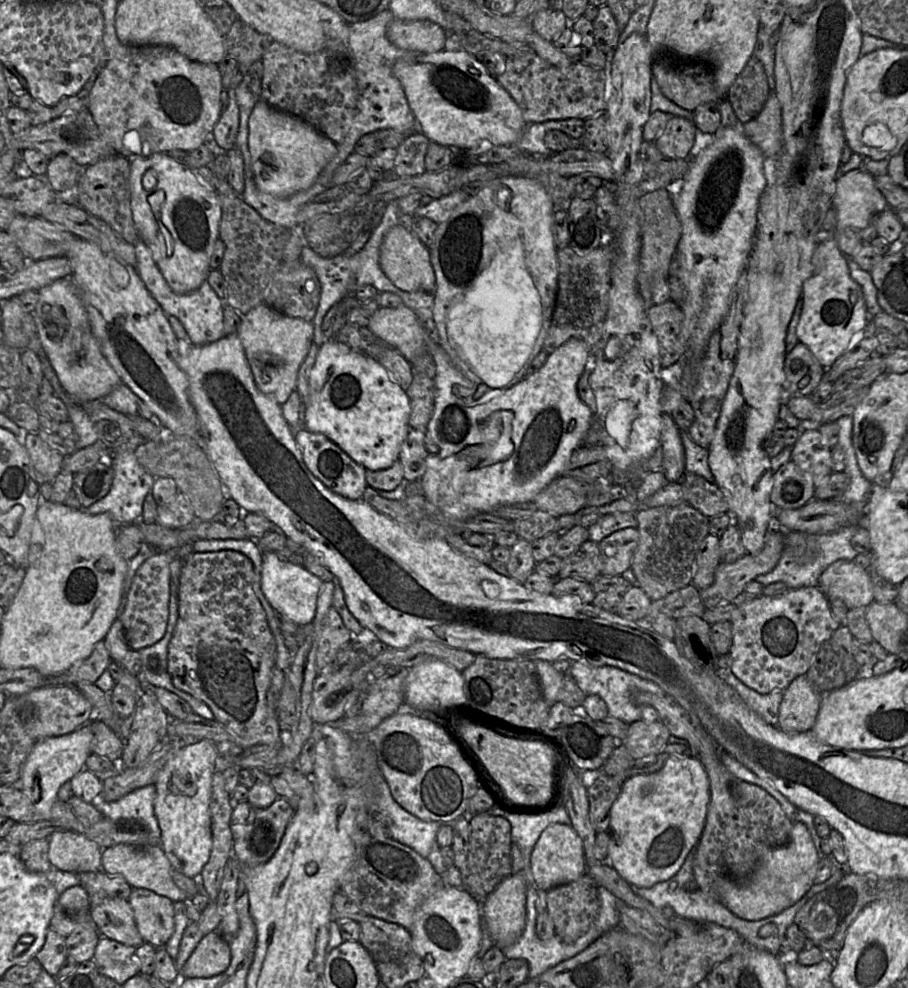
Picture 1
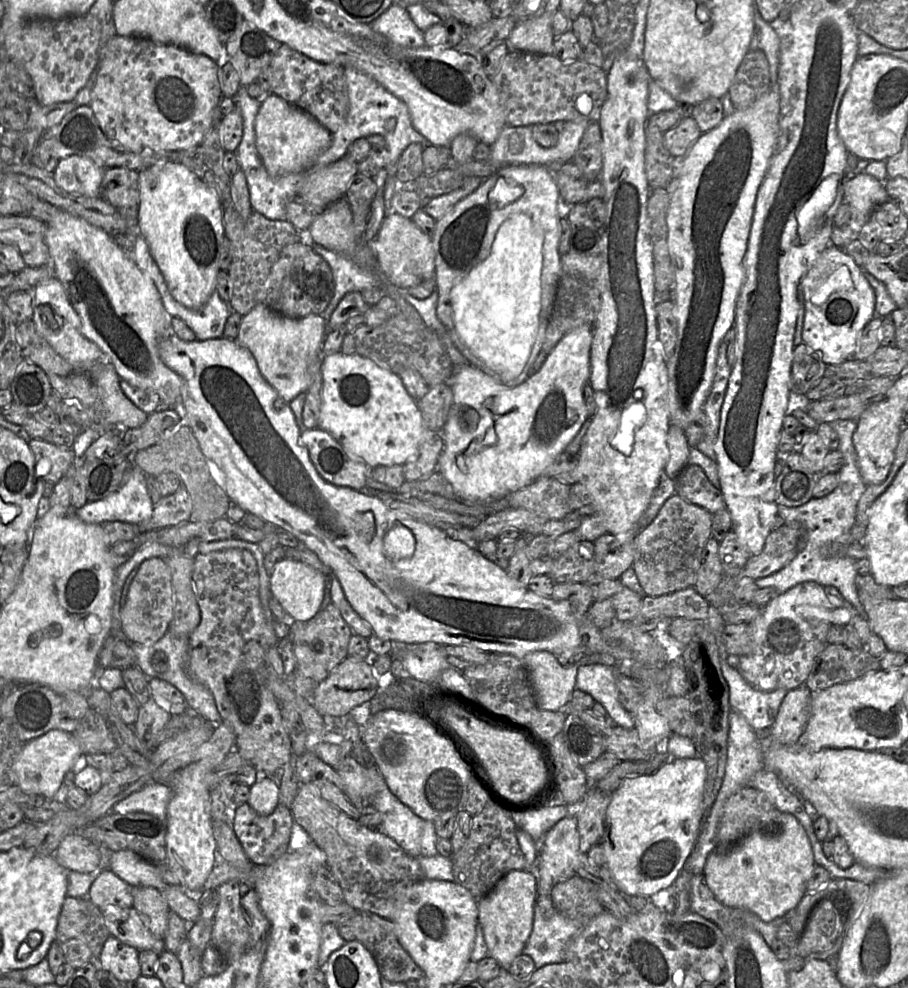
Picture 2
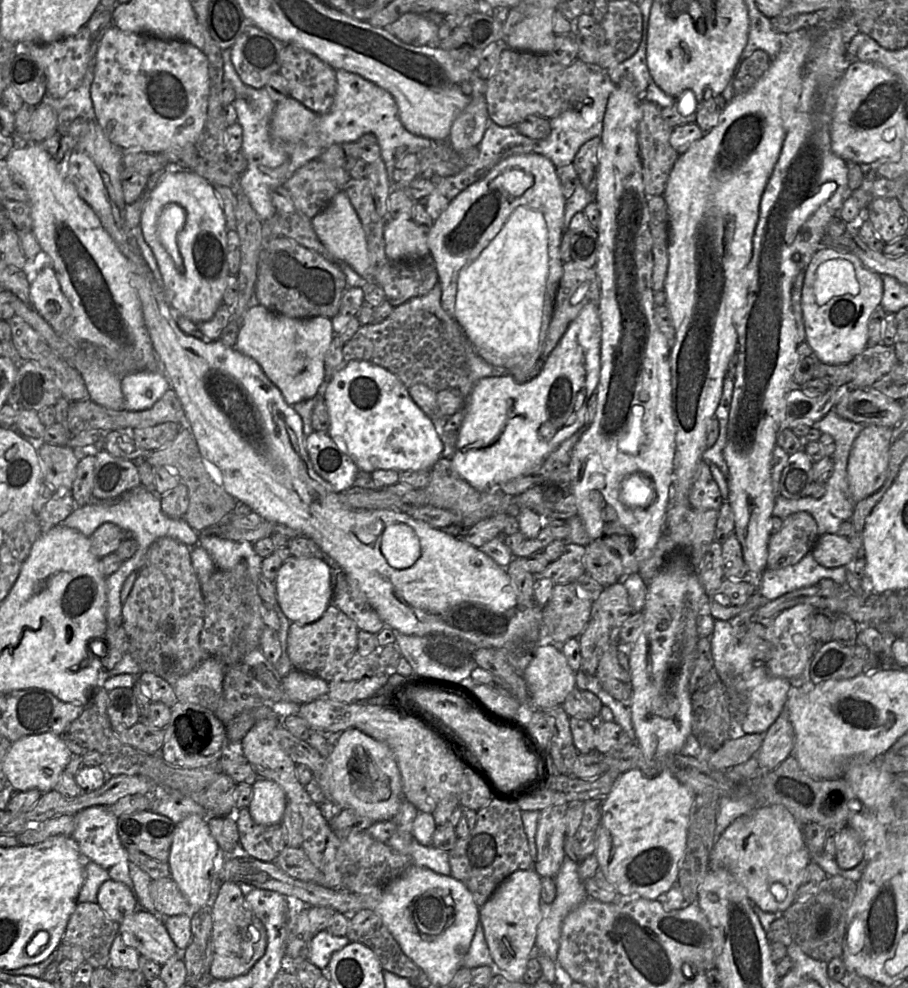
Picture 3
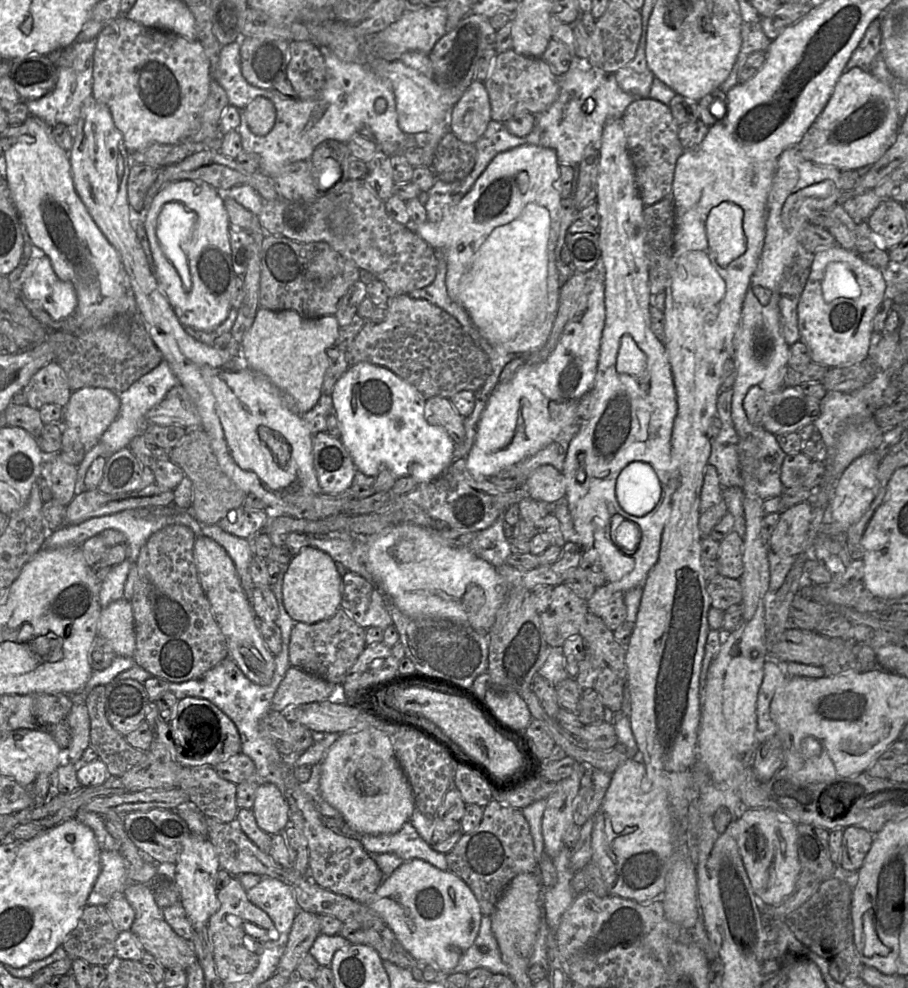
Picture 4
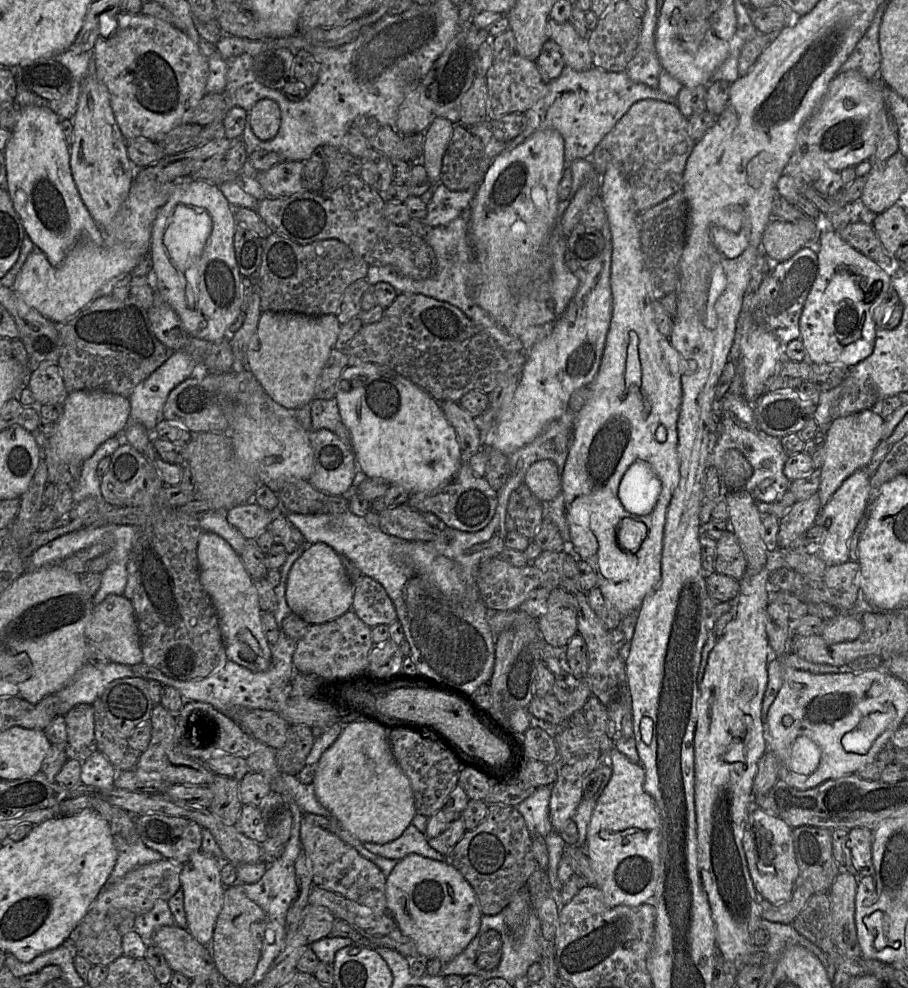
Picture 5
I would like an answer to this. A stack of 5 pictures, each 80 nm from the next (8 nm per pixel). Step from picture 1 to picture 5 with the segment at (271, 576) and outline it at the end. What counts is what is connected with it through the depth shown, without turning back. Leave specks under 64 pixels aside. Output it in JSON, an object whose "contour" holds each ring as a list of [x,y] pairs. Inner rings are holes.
{"contour":[[[325,543],[309,544],[290,569],[286,600],[292,613],[309,625],[329,622],[350,611],[353,602],[353,583],[348,577],[342,557]]]}

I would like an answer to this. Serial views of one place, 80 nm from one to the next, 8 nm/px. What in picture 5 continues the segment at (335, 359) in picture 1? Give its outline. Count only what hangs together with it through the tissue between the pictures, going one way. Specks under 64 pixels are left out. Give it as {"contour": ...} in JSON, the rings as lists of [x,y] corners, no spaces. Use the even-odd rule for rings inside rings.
{"contour":[[[378,364],[348,366],[342,372],[340,381],[351,383],[348,391],[342,390],[339,385],[335,399],[341,420],[351,433],[356,464],[367,477],[383,478],[411,493],[432,493],[452,480],[465,459],[457,434],[438,401],[397,372]]]}

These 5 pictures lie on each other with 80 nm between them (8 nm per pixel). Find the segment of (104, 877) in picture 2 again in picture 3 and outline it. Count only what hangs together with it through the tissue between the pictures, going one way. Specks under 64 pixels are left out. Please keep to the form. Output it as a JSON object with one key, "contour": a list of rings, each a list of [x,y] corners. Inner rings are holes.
{"contour":[[[111,878],[100,886],[97,904],[111,920],[118,924],[139,908],[133,890]]]}

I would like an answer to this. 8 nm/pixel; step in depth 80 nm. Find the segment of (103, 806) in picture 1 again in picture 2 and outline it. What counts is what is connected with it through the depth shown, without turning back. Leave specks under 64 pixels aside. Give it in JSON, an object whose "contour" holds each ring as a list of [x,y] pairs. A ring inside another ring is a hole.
{"contour":[[[148,784],[139,791],[131,794],[116,803],[112,813],[128,814],[143,812],[157,817],[162,822],[167,822],[167,807],[172,797],[169,784]]]}

